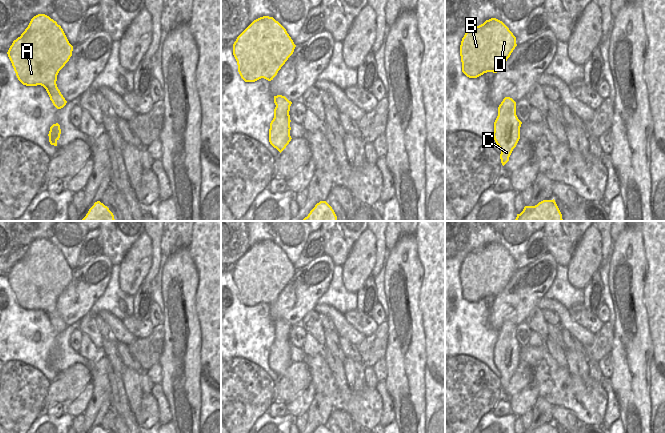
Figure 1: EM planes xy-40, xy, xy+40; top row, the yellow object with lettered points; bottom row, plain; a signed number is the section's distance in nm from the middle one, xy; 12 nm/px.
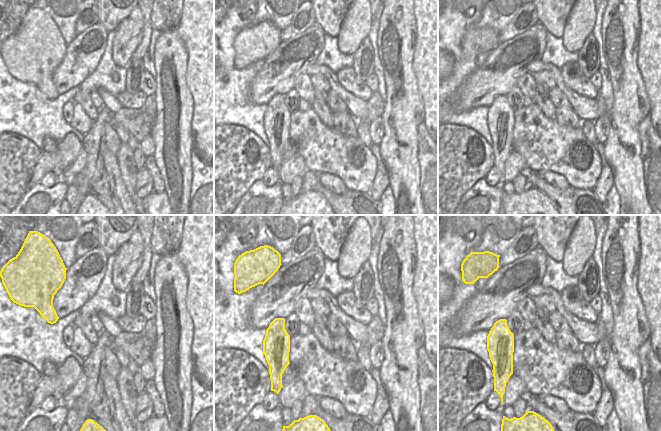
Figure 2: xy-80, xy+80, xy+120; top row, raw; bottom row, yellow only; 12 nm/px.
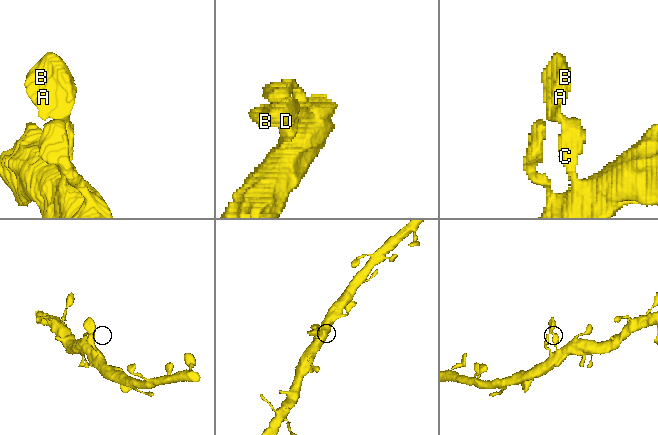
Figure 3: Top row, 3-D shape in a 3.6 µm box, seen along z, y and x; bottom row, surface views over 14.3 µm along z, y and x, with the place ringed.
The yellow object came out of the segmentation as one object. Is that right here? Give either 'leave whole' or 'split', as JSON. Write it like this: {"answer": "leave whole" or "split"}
{"answer": "leave whole"}

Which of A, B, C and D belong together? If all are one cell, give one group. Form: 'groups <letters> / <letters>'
groups A B C D

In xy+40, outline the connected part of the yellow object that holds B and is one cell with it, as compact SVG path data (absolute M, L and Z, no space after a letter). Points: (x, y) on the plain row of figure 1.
M496 242L486 244L483 248L469 253L462 262L462 296L469 302L477 302L487 296L497 297L516 270L516 261L502 245Z

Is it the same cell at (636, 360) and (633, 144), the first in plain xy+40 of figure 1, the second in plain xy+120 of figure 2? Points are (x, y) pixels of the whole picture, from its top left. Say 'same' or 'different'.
same

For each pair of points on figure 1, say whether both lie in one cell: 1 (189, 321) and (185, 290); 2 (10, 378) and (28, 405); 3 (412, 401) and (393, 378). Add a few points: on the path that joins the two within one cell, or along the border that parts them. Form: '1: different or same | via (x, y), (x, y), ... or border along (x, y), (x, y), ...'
1: same | via (187, 313), (185, 298)
2: same | via (17, 385), (22, 390), (22, 398)
3: same | via (406, 396), (406, 391), (399, 384)

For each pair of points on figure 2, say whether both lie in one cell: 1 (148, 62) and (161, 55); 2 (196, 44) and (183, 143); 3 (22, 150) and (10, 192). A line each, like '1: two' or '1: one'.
1: two
2: two
3: one

